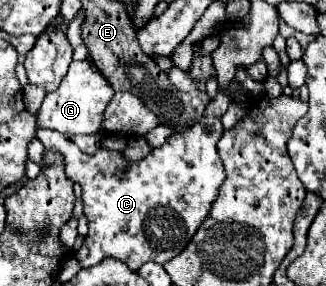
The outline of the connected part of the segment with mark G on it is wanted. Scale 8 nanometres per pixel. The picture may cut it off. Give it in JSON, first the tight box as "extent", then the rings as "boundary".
{"extent":[37,61,115,137],"boundary":[[[73,61],[57,91],[47,93],[43,99],[43,105],[37,113],[37,125],[57,129],[65,137],[73,137],[77,133],[95,133],[99,131],[99,117],[103,117],[103,109],[109,105],[113,95],[115,91],[111,83],[105,75],[101,75],[93,61]]]}

